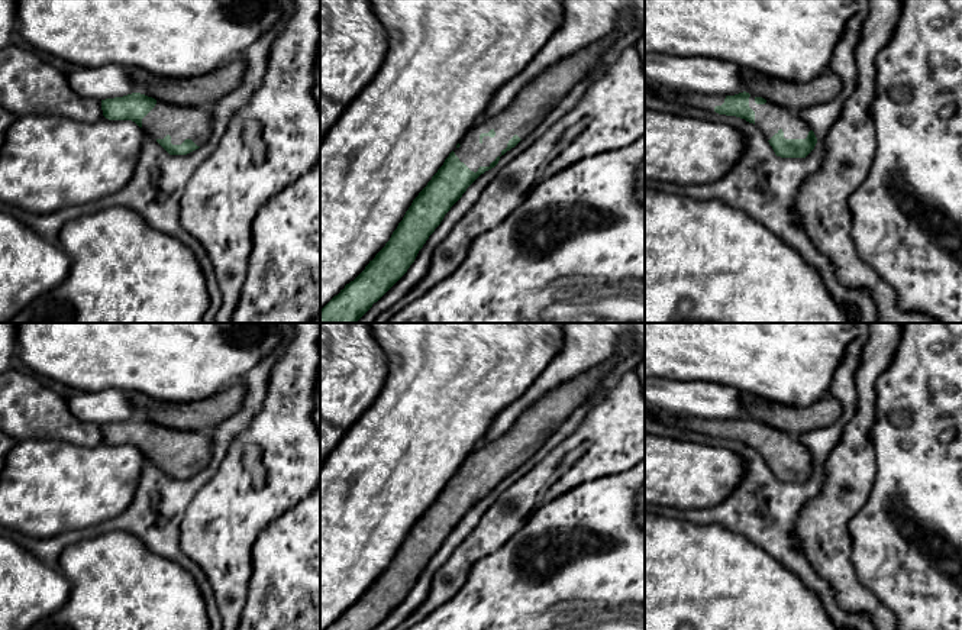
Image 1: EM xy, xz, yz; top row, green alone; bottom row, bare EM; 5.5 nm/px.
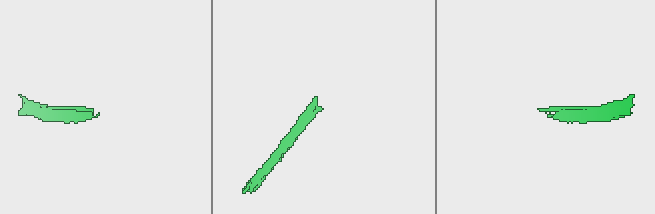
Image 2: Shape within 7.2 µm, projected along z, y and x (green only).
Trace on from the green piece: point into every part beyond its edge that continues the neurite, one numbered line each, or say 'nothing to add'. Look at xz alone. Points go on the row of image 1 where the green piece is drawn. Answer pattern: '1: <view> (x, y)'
1: xz (529, 107)

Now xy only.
1: xy (180, 122)

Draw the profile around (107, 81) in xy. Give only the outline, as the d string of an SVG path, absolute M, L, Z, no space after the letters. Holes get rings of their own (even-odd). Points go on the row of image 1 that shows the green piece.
M120 65L78 68L67 74L67 78L77 94L88 98L106 100L132 94L127 71Z

